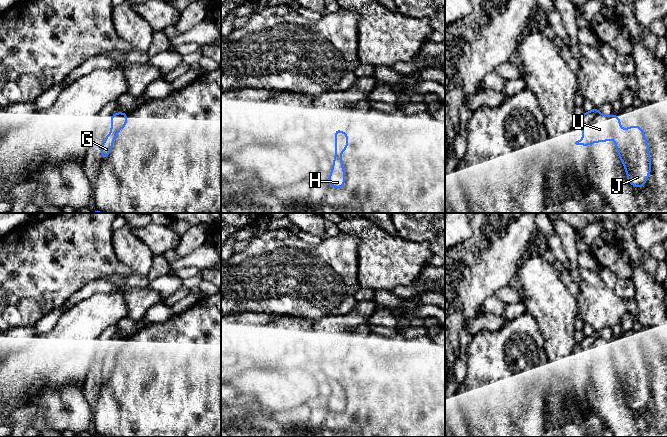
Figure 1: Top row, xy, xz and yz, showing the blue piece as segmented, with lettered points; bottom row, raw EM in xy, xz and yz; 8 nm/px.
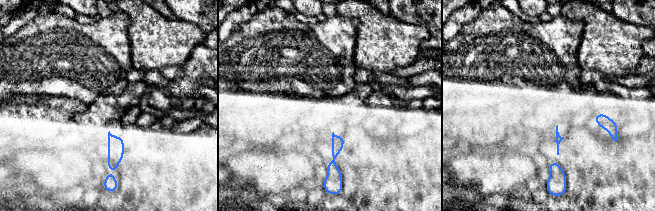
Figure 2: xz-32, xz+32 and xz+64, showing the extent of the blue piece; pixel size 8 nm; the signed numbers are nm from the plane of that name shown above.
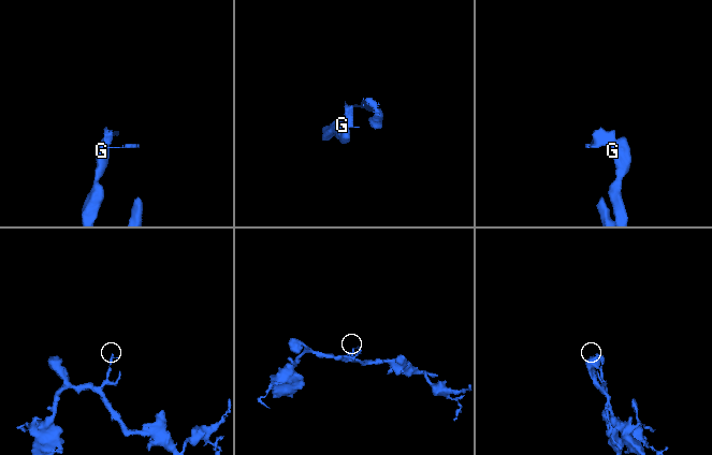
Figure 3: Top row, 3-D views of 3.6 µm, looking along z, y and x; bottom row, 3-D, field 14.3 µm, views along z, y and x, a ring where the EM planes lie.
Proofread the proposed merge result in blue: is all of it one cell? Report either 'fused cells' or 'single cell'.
fused cells

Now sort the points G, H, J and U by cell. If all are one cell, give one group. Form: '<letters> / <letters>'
G H J / U

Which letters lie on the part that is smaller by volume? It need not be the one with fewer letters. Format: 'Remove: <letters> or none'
Remove: U

